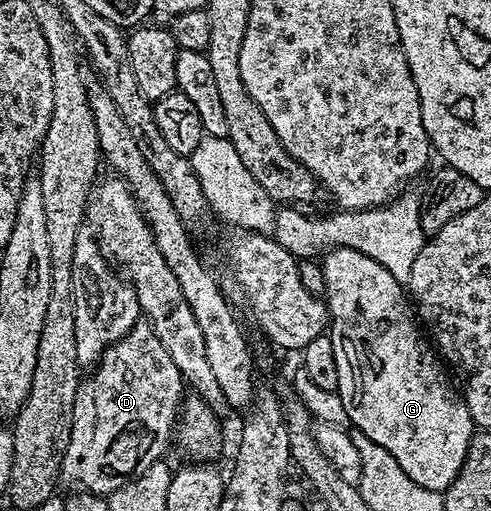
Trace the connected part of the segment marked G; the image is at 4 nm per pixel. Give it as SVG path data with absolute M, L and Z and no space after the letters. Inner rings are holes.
M331 248L324 257L321 262L324 300L328 306L334 361L338 361L335 394L340 395L345 417L352 422L353 428L370 437L375 444L382 445L411 481L417 482L423 489L441 493L447 491L466 461L474 434L470 409L464 404L463 394L454 386L433 344L422 334L403 284L395 281L378 261L358 250Z

